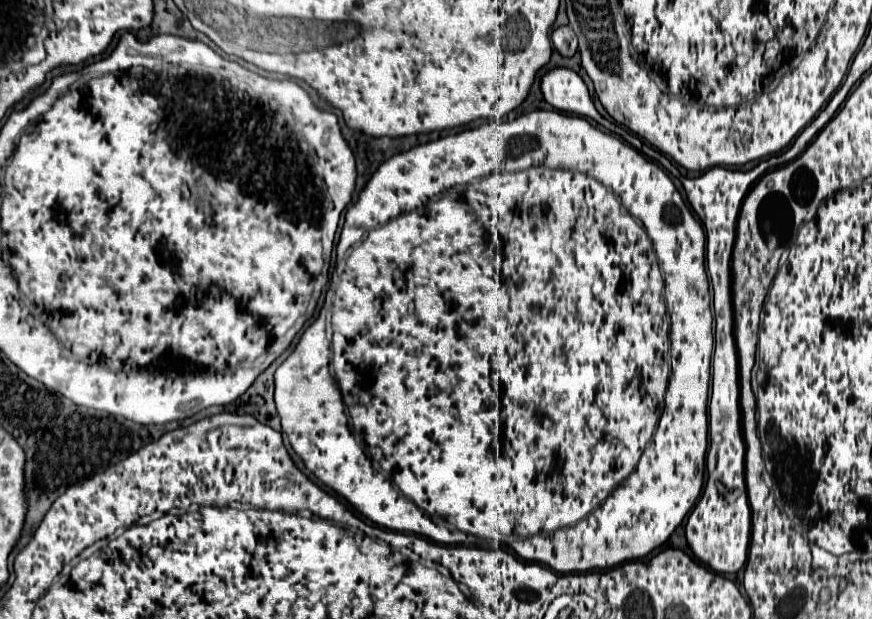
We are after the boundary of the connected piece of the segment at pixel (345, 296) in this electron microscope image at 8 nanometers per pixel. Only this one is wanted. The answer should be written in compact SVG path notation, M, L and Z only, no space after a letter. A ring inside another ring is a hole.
M535 110L535 112L529 112L529 114L523 114L523 116L515 118L511 122L489 122L489 124L483 124L475 130L465 130L461 134L453 134L453 136L445 136L445 138L439 138L439 140L433 140L433 142L427 142L427 144L417 145L415 148L407 150L407 152L401 152L401 154L389 158L385 164L381 164L379 170L371 176L371 180L363 188L363 192L359 194L359 200L345 214L345 226L343 226L341 240L339 240L339 246L337 246L335 269L332 272L329 288L317 320L303 332L303 336L297 342L297 346L293 348L293 352L287 356L285 362L279 364L279 368L275 372L275 404L277 404L279 418L281 418L281 426L287 434L287 438L289 438L291 448L301 456L307 470L311 470L315 476L319 476L319 480L323 484L331 486L339 496L343 496L347 502L351 502L363 516L367 516L371 522L375 522L383 528L427 536L427 538L433 538L433 542L439 542L439 544L463 544L465 536L467 536L465 544L473 542L473 538L493 540L497 544L505 544L507 548L515 550L515 554L519 558L523 558L527 562L545 564L551 570L561 572L561 574L605 570L605 568L619 566L627 560L639 560L639 558L647 556L651 550L659 548L673 534L673 530L683 522L687 512L695 506L695 502L701 494L701 488L703 488L709 432L707 402L711 377L711 358L713 349L715 349L713 337L715 335L713 286L708 272L705 274L705 265L707 271L705 249L705 232L703 232L699 216L695 214L692 208L689 210L689 206L685 204L681 192L675 188L673 180L669 178L663 168L657 162L645 158L639 150L635 150L633 146L629 146L621 138L597 130L585 118L561 114L561 112L555 112L555 110ZM535 166L571 170L567 190L571 192L571 186L573 186L573 192L567 194L567 196L573 196L573 198L545 198L545 174L529 174L529 168L535 168ZM493 174L503 174L503 180L487 180ZM345 406L349 408L349 416L351 416L351 424L353 424L351 430L349 430L349 420L347 420L347 414L345 414Z

